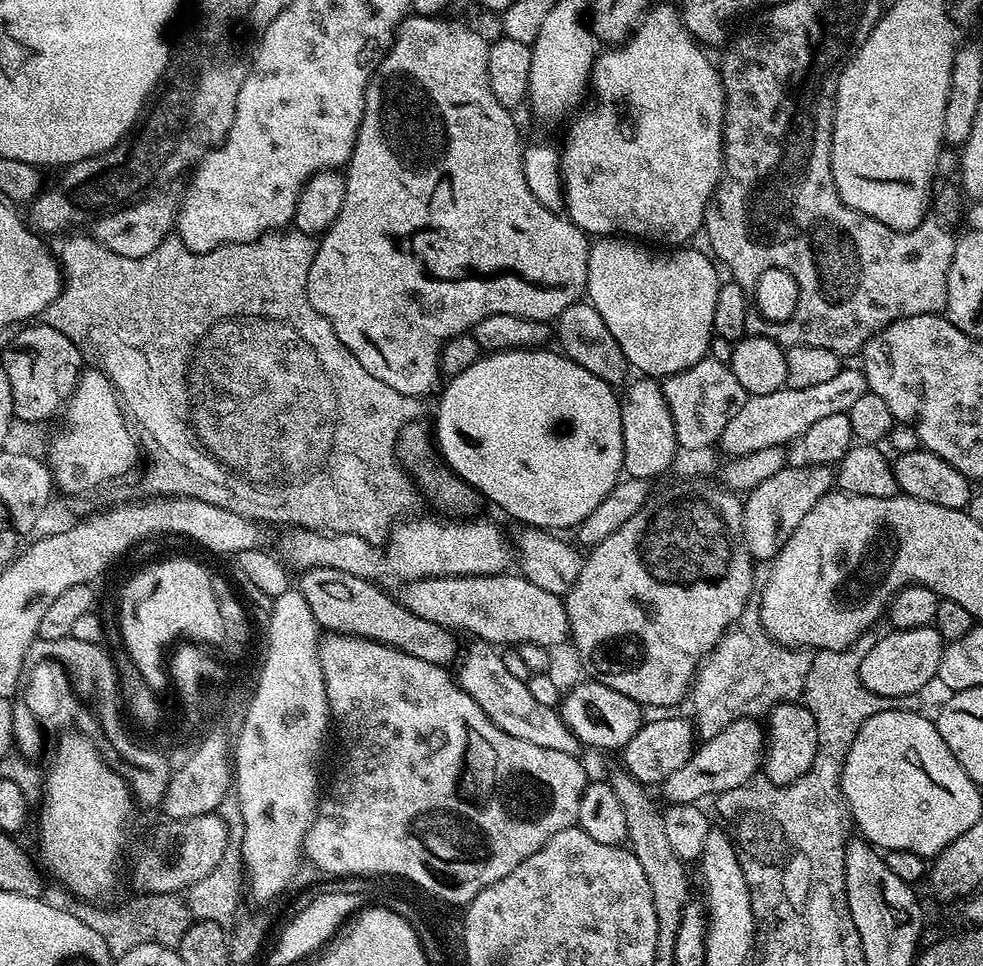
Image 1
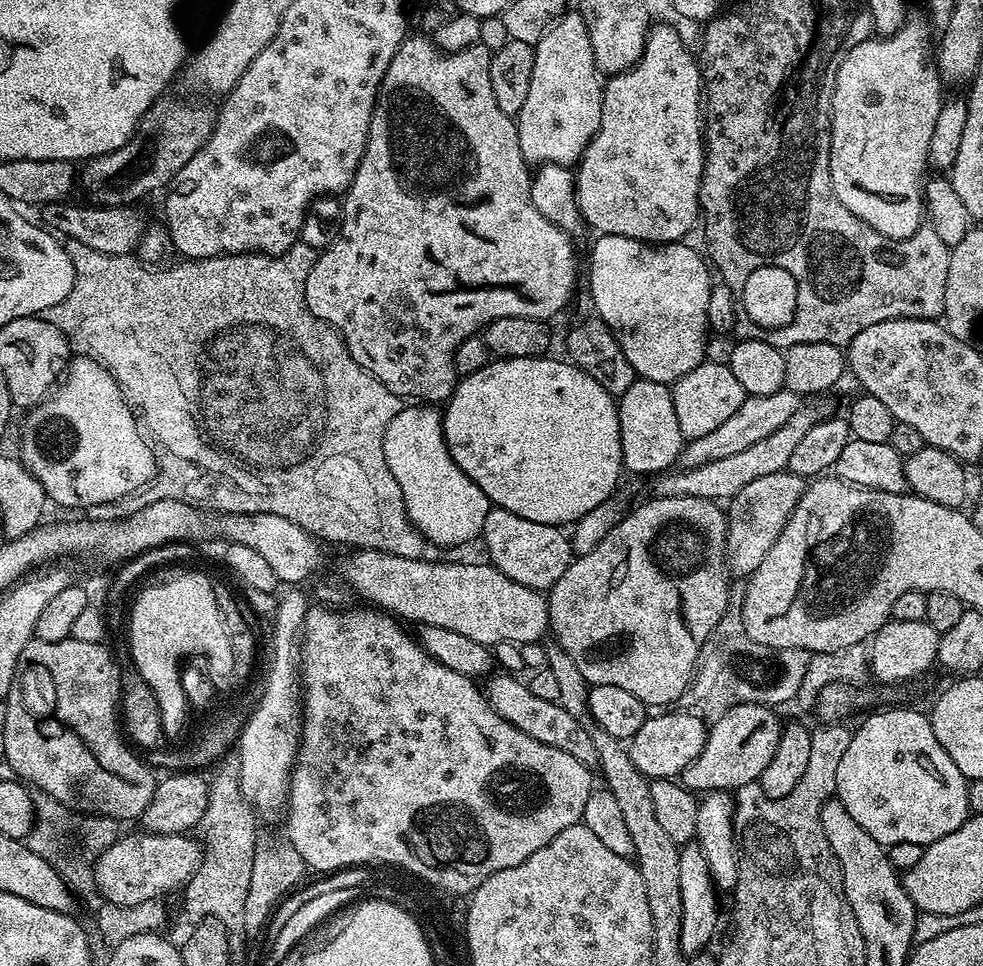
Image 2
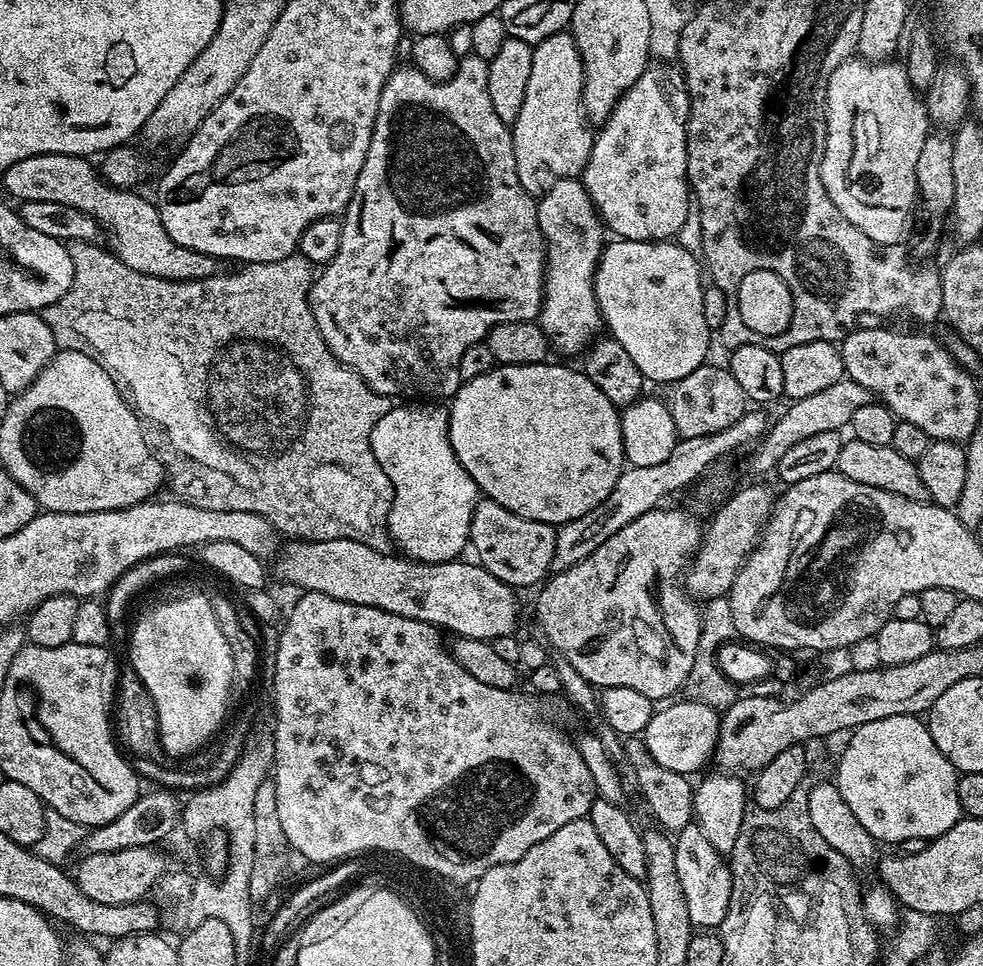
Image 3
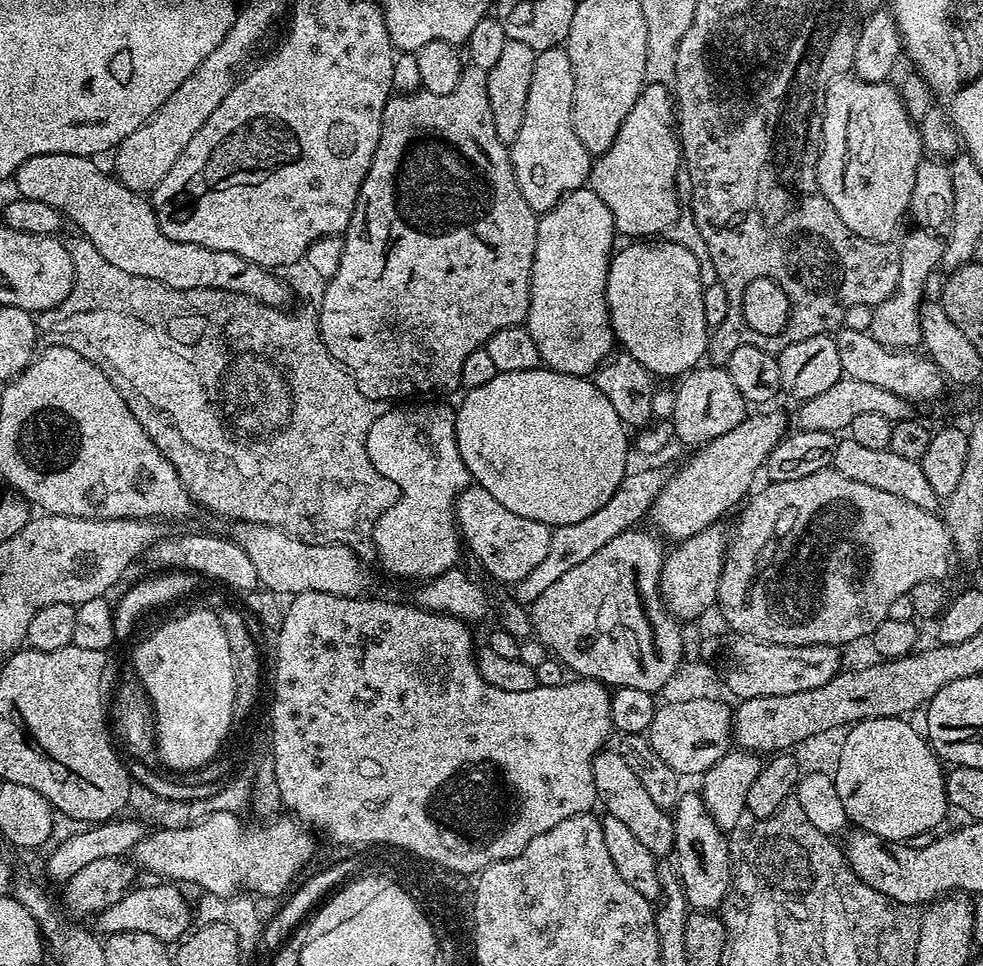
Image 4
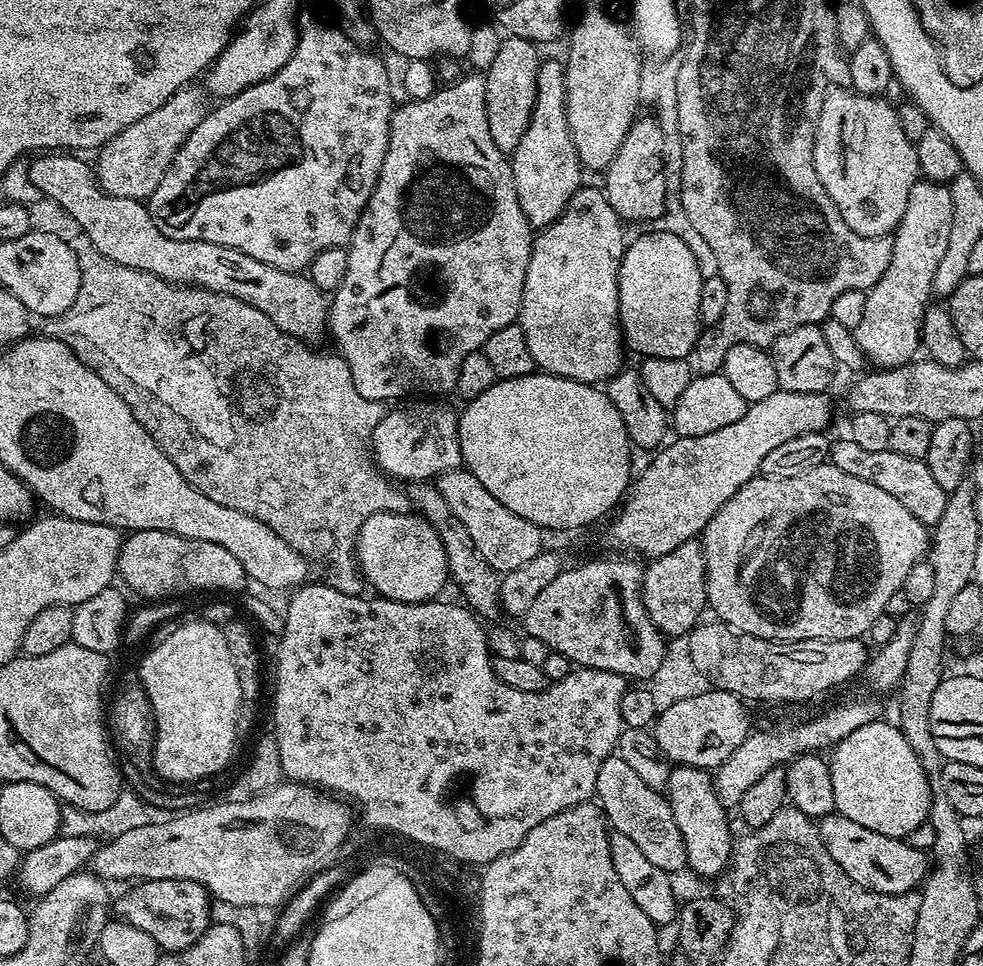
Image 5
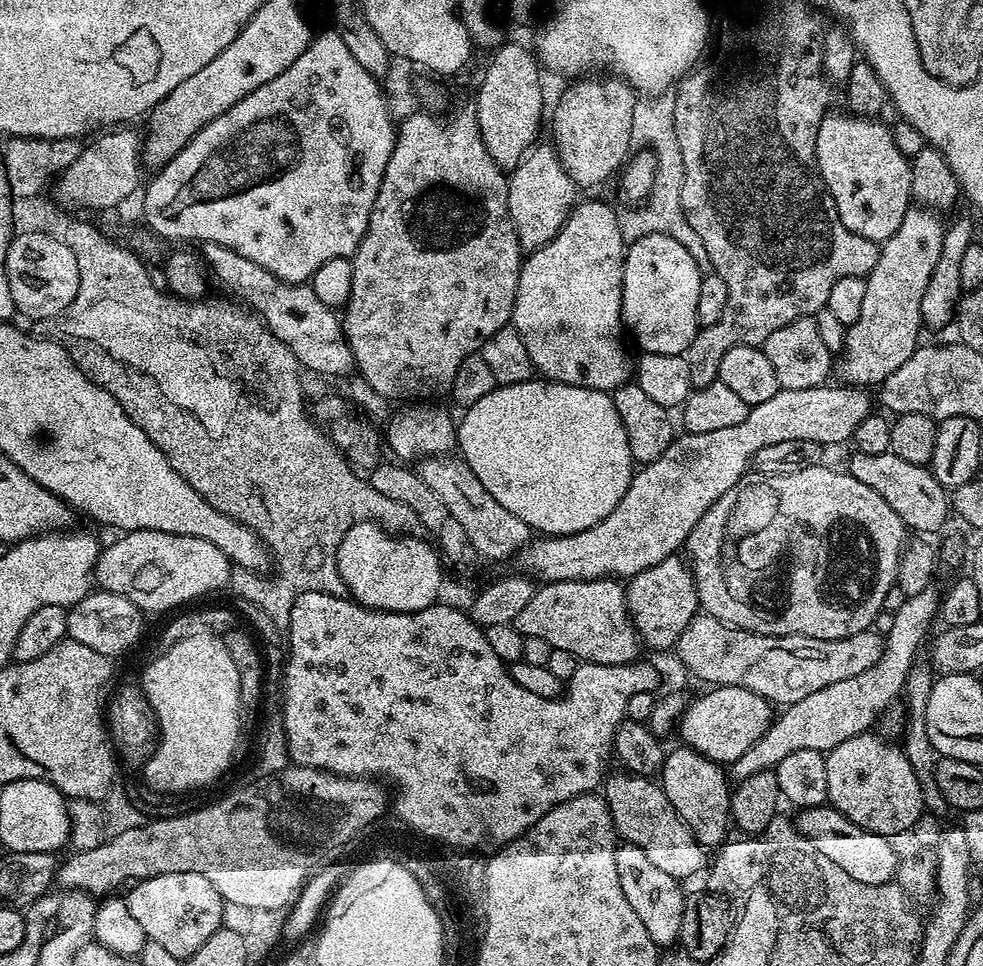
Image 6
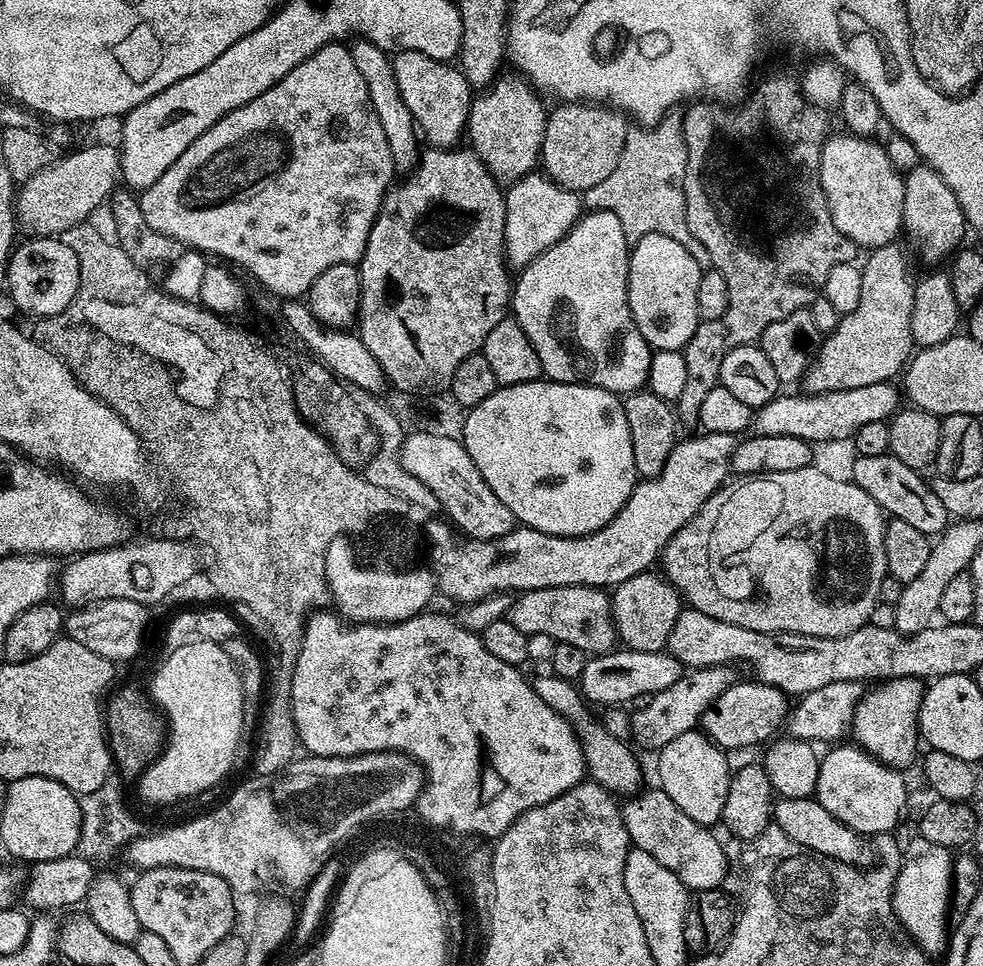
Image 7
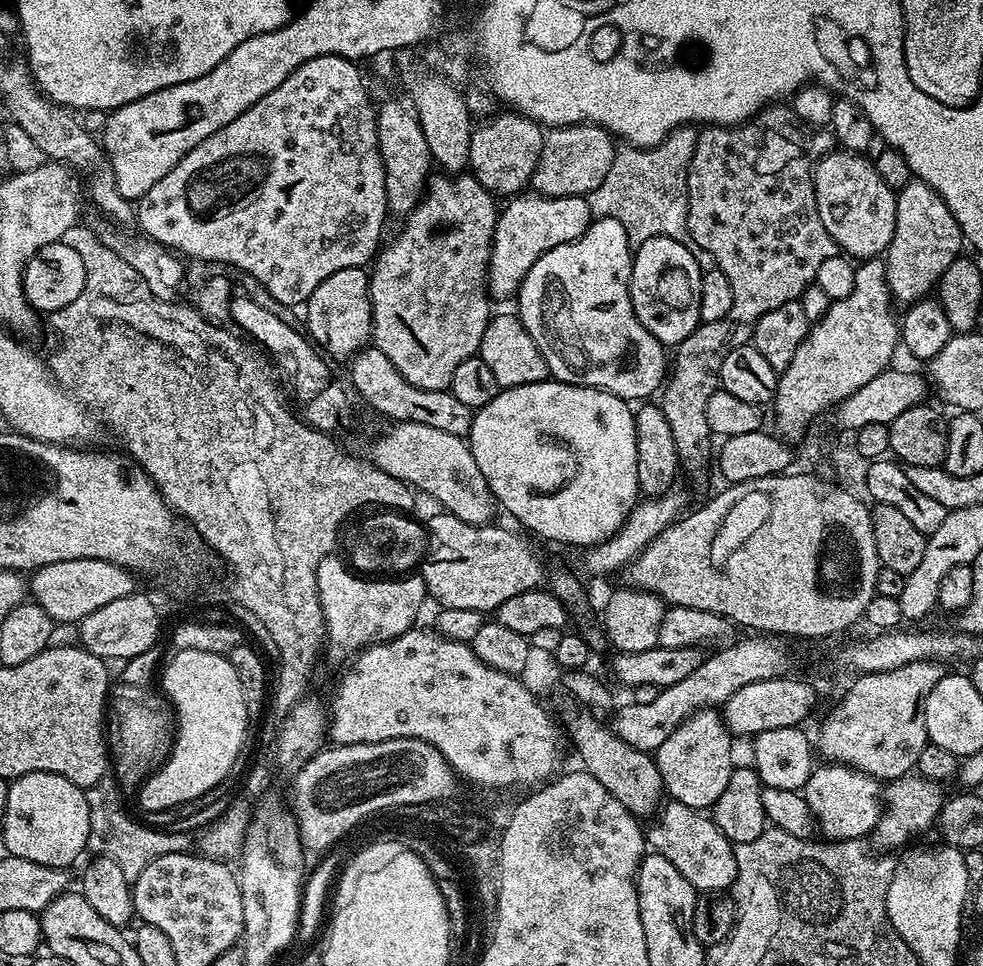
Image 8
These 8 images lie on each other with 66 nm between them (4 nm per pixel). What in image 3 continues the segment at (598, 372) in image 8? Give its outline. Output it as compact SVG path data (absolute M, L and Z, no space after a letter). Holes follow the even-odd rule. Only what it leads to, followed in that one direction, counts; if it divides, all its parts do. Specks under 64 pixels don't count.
M583 179L554 180L536 200L538 226L546 245L544 301L538 323L549 345L564 356L583 353L602 328L595 294L596 268L606 245L604 221L596 213ZM596 332L596 333L595 333Z

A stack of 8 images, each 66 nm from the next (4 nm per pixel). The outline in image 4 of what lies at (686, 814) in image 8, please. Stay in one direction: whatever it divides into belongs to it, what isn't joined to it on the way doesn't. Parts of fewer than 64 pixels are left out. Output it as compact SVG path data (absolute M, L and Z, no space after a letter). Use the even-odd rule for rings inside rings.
M602 750L592 760L592 769L594 770L594 786L596 787L596 799L602 805L604 803L604 812L607 815L618 818L658 858L664 858L669 855L674 846L674 826L672 825L672 816L669 809L658 806L646 794L642 782L634 775L634 770L626 766L626 758L618 750Z

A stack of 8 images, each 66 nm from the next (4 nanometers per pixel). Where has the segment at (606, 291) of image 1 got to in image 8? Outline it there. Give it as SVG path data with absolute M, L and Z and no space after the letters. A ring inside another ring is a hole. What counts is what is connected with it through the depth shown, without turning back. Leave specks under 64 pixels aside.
M655 236L637 245L633 253L631 302L635 316L665 346L680 344L699 324L697 302L703 272L695 253L686 247L683 241Z

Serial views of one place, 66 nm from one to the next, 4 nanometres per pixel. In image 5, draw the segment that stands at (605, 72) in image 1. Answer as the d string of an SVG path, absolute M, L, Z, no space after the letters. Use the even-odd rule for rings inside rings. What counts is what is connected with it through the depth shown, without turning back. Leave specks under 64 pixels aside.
M641 115L632 123L618 154L603 173L602 191L608 197L610 206L619 214L621 221L652 220L659 221L664 215L666 197L670 191L668 180L664 177L666 169L665 138L660 124L651 115Z

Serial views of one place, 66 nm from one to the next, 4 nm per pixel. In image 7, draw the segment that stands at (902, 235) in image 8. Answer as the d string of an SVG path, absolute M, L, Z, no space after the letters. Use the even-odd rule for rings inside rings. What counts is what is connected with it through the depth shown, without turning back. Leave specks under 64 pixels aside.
M917 163L915 168L904 176L904 197L902 198L902 210L904 211L903 231L908 232L912 240L916 240L916 248L920 256L928 266L936 266L940 259L951 257L961 247L964 232L966 233L966 221L964 211L958 206L958 200L954 198L954 192L946 182L927 164Z

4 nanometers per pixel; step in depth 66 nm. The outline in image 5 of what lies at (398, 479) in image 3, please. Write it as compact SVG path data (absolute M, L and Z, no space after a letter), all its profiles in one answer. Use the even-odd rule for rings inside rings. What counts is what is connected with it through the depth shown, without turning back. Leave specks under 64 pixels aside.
M412 398L407 402L397 403L395 406L383 413L378 422L378 426L373 430L370 437L370 452L374 457L375 463L378 465L379 471L387 474L389 477L397 478L396 476L401 476L405 482L428 482L433 478L438 478L443 472L452 472L456 468L461 467L462 461L460 458L460 426L458 423L458 412L457 409L452 409L450 405L444 404L448 402L441 402L436 398ZM408 510L379 512L366 518L356 532L354 560L355 556L361 574L376 591L373 593L385 600L424 604L427 600L437 599L443 593L440 591L444 583L448 584L450 580L442 539L423 516Z

